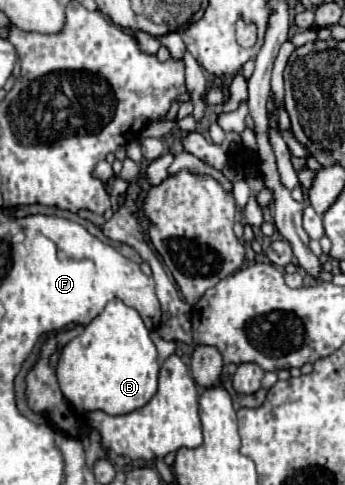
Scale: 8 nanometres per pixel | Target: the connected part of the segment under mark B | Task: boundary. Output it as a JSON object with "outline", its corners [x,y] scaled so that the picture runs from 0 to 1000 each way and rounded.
{"outline":[[[322,621],[235,691],[206,699],[165,748],[183,819],[229,847],[362,856],[409,843],[455,810],[455,720],[403,645],[357,621]]]}

